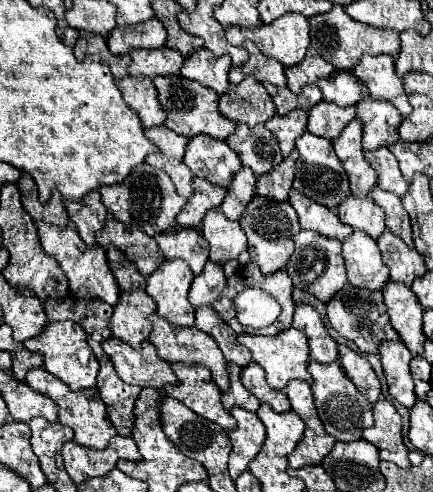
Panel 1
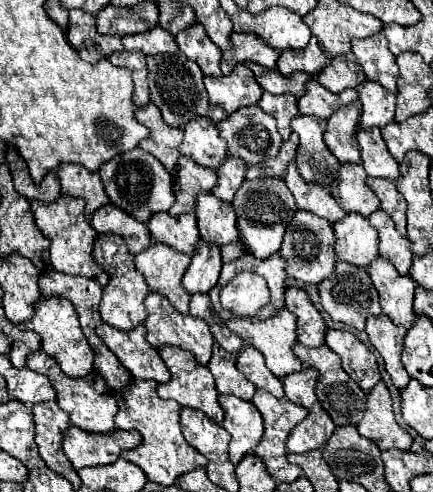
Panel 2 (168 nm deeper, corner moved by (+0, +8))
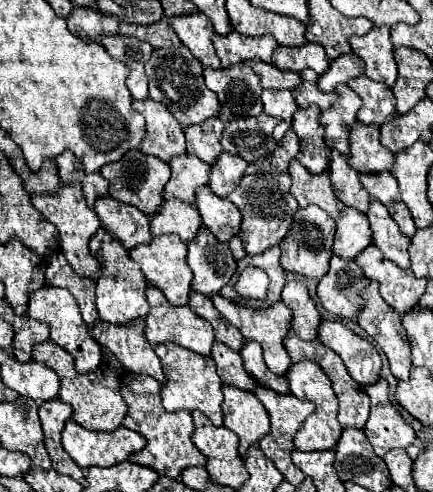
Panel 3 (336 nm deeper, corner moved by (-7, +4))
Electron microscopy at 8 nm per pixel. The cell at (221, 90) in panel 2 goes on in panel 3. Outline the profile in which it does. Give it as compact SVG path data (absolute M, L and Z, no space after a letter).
M236 64L220 70L204 68L204 80L222 104L220 118L224 122L258 116L262 112L262 84L250 66Z

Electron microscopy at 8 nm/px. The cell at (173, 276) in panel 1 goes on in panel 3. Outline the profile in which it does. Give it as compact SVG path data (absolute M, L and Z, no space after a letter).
M154 236L150 244L130 250L130 258L140 264L146 280L162 290L172 306L188 306L188 296L192 292L192 270L186 264L186 244L178 236Z

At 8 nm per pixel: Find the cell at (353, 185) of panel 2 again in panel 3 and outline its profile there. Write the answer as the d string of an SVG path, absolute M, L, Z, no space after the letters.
M336 150L330 154L330 166L328 176L332 180L332 186L336 190L338 200L342 200L346 206L352 206L360 212L368 212L370 208L370 194L360 184L360 174L348 164L348 158Z

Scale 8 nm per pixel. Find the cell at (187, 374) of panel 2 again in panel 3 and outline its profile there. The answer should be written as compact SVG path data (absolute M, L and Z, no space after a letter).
M160 344L154 348L154 352L158 354L164 374L166 374L166 384L162 386L162 406L168 412L176 412L176 410L200 410L204 412L210 422L214 426L222 426L224 418L222 418L222 382L216 374L216 364L212 364L212 358L208 356L200 356L192 350L180 348L178 344Z

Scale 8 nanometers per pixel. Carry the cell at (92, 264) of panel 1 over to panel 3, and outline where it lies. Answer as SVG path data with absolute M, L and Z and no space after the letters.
M80 184L64 186L64 188L62 188L60 192L56 192L56 194L32 196L32 204L34 204L34 208L36 208L40 214L46 216L48 222L52 222L52 224L58 228L62 254L66 256L66 260L68 260L68 264L72 266L72 270L74 270L78 276L98 280L100 274L102 274L102 268L100 268L100 262L90 254L88 242L90 242L90 238L94 236L94 232L100 228L100 220L98 220L96 212L94 212L92 208L88 208Z

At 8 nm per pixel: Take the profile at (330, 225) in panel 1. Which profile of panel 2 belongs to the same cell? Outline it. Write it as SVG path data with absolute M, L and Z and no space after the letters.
M295 162L289 164L287 172L285 172L285 184L287 188L291 190L291 194L295 196L295 202L297 202L297 208L301 210L309 210L317 216L323 216L325 220L329 220L331 224L341 220L347 212L337 204L337 200L333 200L331 192L325 188L325 186L319 186L319 184L313 184L313 182L305 182L297 168L295 168Z

